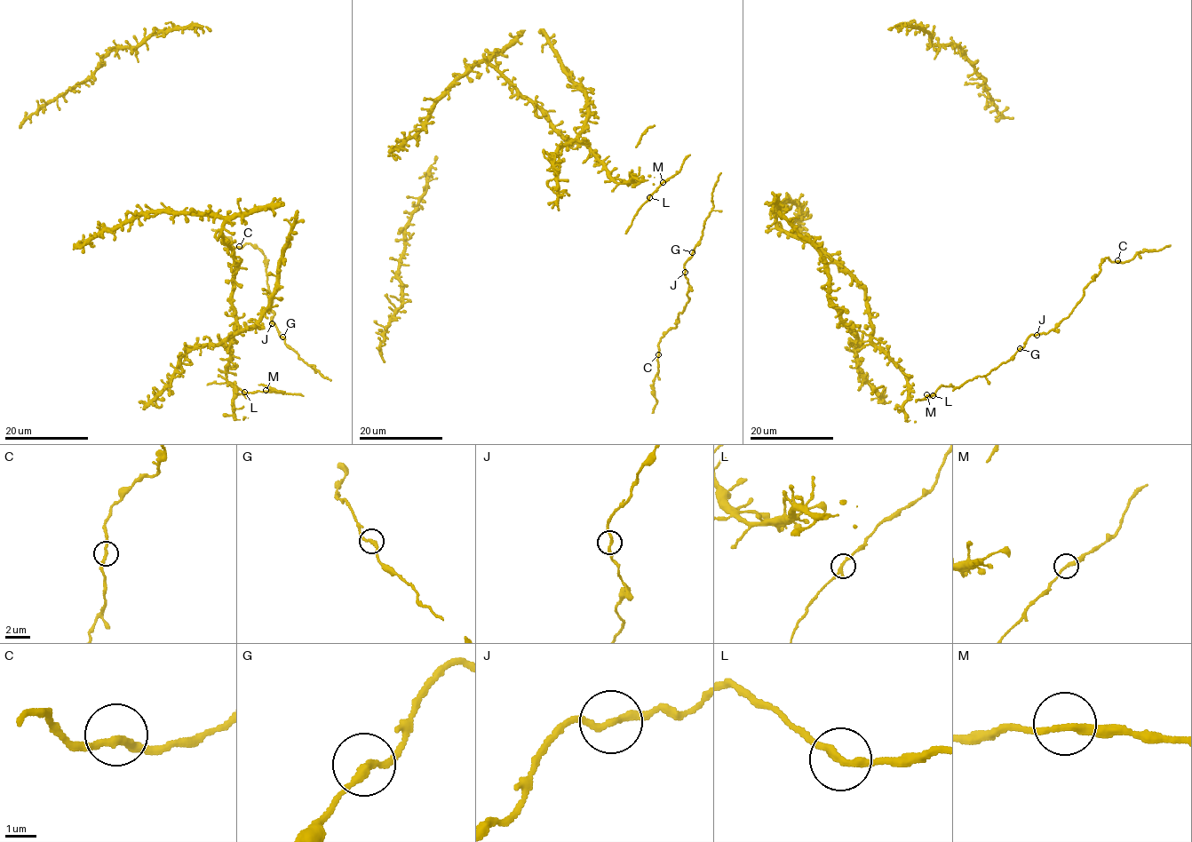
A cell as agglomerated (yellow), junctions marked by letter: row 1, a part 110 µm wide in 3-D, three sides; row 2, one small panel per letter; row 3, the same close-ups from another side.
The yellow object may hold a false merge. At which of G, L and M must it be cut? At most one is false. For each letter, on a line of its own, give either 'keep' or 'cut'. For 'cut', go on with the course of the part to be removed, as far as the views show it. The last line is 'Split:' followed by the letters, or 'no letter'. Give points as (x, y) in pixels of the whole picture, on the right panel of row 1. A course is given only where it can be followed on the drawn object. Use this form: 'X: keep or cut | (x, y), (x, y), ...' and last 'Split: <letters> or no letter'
G: keep
L: keep
M: keep
Split: no letter

